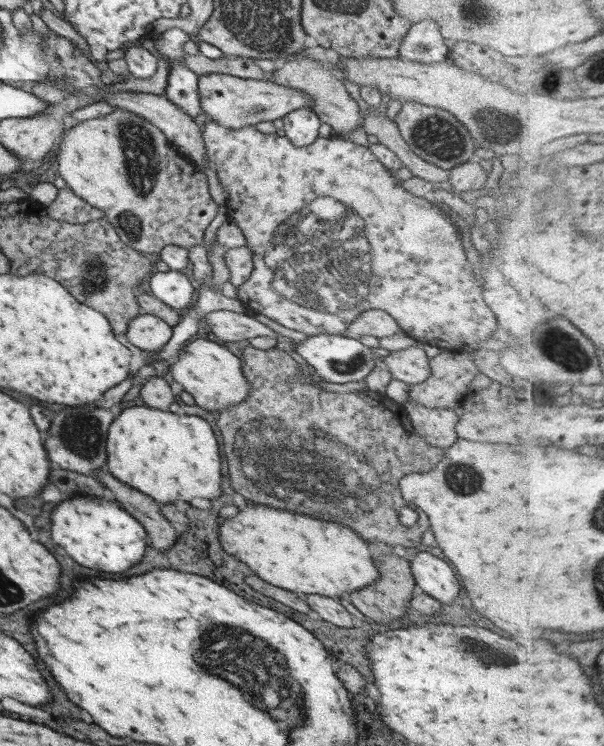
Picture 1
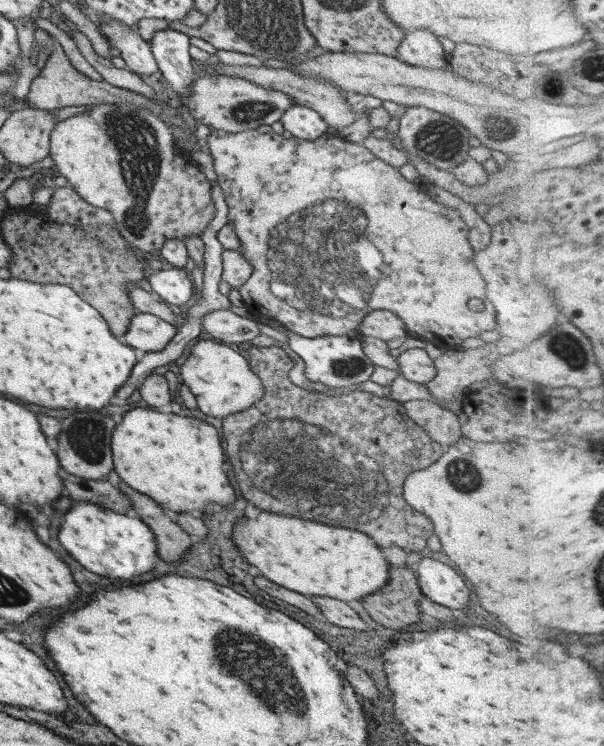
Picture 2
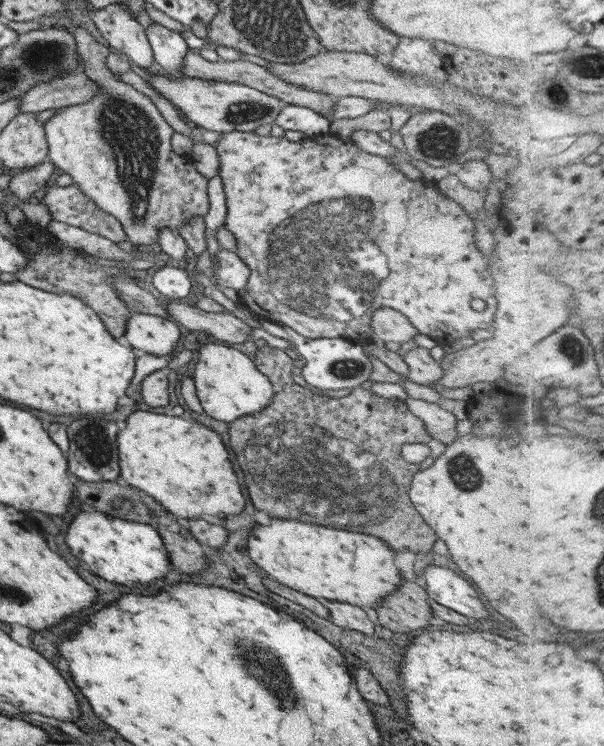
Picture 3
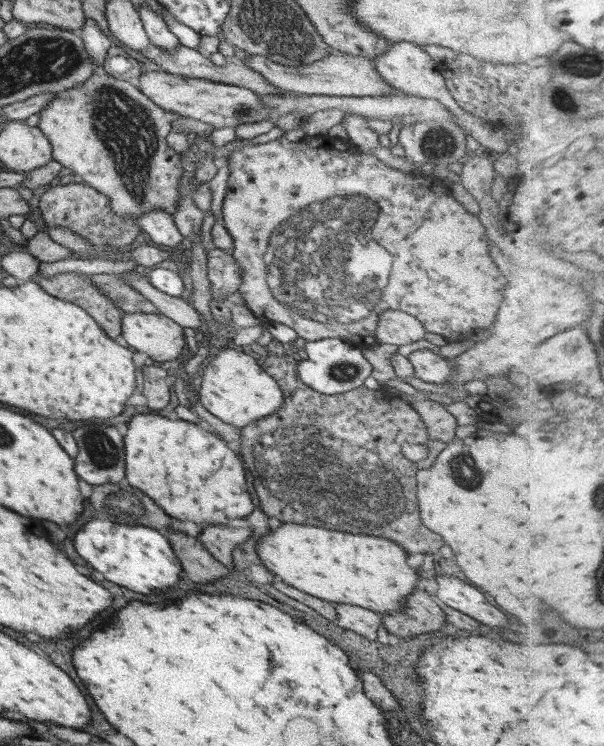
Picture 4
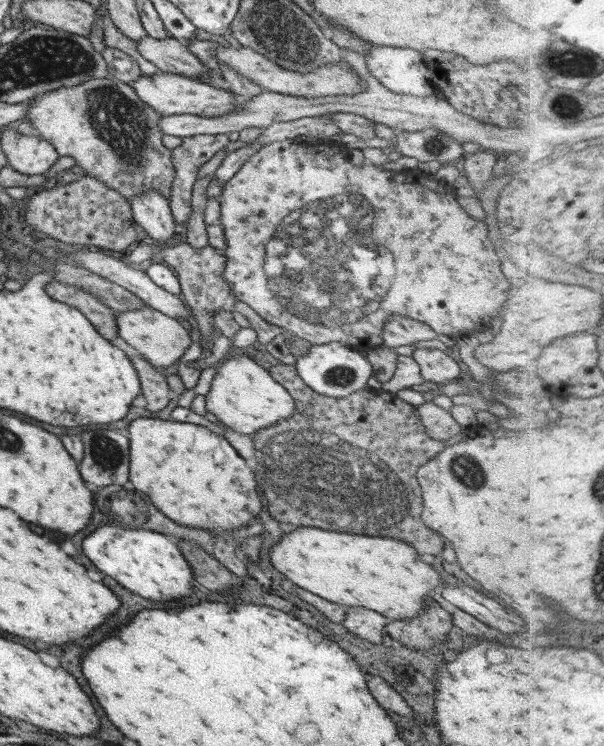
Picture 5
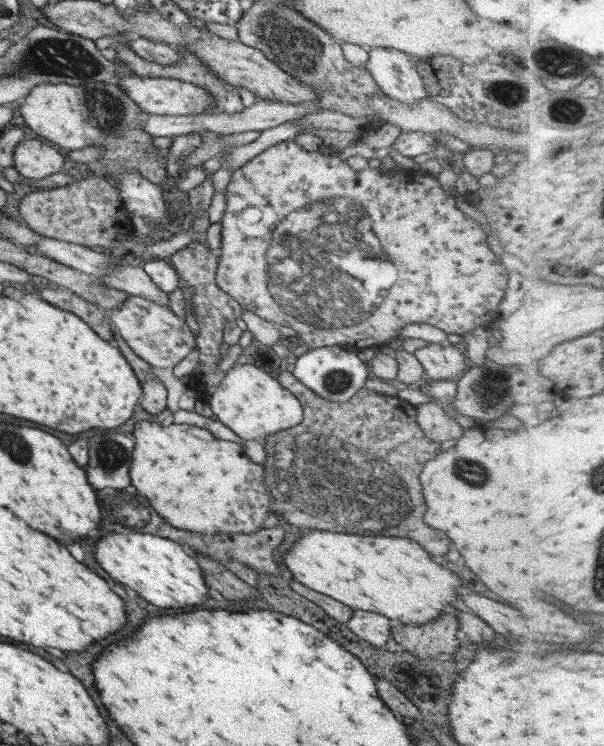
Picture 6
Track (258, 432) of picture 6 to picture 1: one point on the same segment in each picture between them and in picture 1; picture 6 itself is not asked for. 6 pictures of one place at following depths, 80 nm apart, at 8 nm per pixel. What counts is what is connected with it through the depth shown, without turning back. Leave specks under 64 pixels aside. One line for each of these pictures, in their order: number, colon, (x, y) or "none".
1: (210, 373)
2: (220, 379)
3: (227, 384)
4: (234, 388)
5: (243, 396)

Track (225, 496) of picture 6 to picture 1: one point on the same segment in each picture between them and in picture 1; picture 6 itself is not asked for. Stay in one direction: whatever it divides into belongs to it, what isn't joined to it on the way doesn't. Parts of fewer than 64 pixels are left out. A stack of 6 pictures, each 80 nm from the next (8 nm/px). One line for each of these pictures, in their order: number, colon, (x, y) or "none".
1: (171, 457)
2: (175, 460)
3: (184, 465)
4: (191, 474)
5: (192, 475)

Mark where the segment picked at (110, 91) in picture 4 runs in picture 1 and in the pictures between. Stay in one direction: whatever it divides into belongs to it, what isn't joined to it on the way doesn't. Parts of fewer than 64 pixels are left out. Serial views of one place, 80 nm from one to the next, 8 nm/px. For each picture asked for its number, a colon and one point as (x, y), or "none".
1: (122, 165)
2: (122, 159)
3: (115, 146)

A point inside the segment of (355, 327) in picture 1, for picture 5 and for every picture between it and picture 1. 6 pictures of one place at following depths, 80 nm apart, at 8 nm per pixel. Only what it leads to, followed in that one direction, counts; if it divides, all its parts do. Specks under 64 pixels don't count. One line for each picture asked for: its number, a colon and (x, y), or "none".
2: (381, 324)
3: (387, 325)
4: (393, 327)
5: (398, 331)

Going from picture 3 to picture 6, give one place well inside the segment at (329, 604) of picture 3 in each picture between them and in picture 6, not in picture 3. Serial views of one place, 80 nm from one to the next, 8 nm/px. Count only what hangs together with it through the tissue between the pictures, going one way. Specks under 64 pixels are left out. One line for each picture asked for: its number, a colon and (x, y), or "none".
4: (361, 621)
5: (366, 624)
6: (375, 629)

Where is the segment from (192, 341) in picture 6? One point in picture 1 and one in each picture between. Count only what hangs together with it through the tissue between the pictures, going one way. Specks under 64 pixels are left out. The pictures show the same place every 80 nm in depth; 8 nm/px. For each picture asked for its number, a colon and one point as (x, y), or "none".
1: (147, 332)
2: (146, 332)
3: (155, 335)
4: (160, 338)
5: (159, 338)

